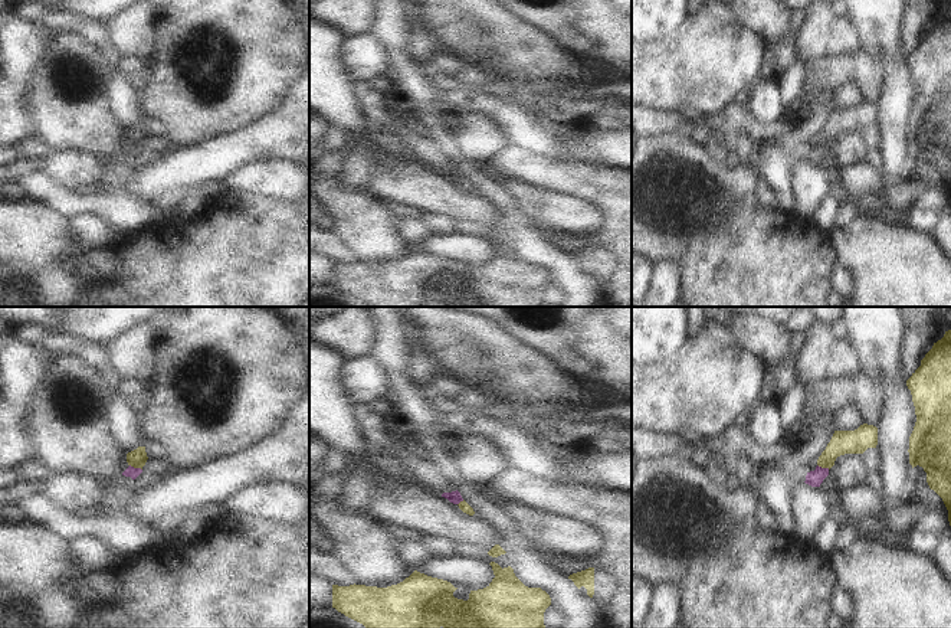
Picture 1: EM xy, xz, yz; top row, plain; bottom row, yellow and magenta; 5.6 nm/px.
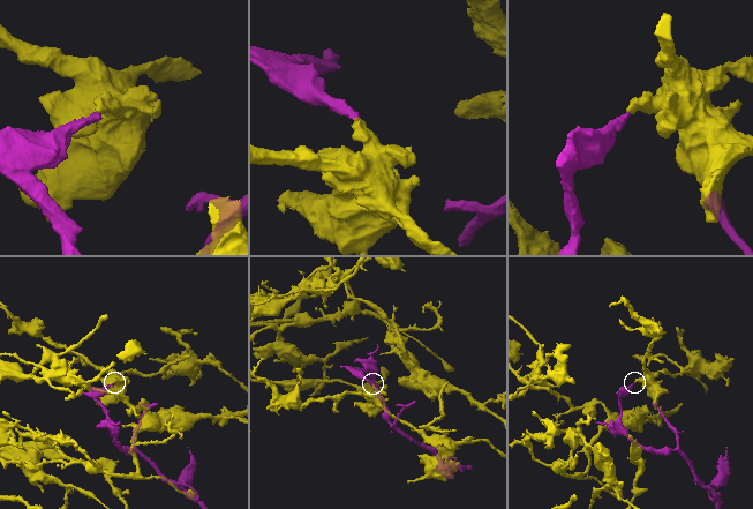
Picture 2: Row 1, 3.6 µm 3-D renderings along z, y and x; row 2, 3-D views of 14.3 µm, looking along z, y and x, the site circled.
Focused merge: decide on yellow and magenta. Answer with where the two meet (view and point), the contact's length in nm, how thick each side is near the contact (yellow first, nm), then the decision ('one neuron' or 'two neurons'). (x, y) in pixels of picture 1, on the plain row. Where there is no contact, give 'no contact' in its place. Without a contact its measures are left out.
contact xy (135, 144); length 80 nm; calibres 110 and 60 nm; two neurons

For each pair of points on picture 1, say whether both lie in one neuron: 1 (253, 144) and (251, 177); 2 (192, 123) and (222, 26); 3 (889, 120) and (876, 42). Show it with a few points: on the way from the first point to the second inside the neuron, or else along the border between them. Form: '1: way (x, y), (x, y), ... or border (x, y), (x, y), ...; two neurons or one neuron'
1: border (287, 159), (253, 159), (240, 164), (226, 179); two neurons
2: way (217, 101), (223, 98), (229, 84), (236, 52); one neuron
3: way (894, 101), (894, 61); one neuron

